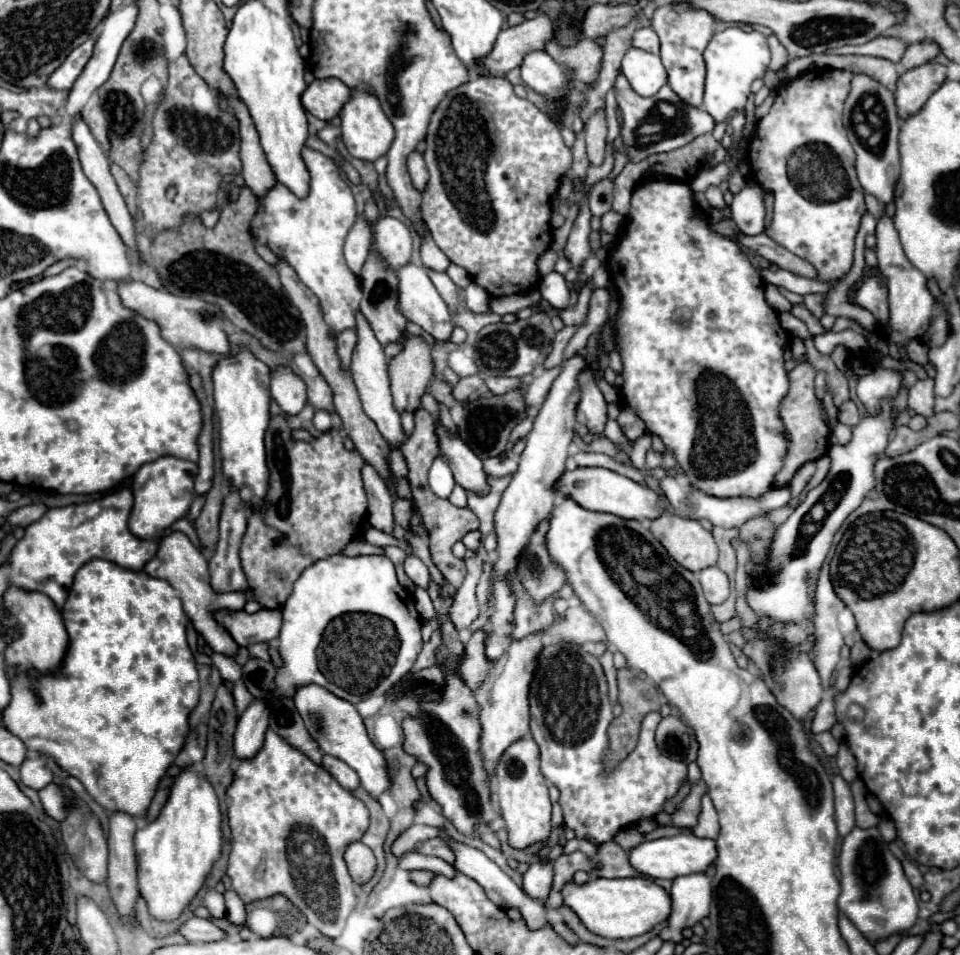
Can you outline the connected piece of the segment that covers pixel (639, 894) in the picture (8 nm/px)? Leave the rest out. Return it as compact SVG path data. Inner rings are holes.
M595 878L583 886L569 882L565 890L565 906L569 906L581 918L587 930L603 938L633 938L645 934L657 924L665 922L671 914L669 892L651 878Z

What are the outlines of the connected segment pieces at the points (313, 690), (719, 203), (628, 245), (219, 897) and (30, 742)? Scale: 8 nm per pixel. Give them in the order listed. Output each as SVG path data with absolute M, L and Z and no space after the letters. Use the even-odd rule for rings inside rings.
M315 684L299 688L293 700L295 700L295 706L297 706L309 734L319 742L321 750L325 754L333 754L335 758L341 758L345 764L349 764L357 772L357 776L361 780L361 788L365 788L371 798L379 800L379 796L389 790L389 774L387 774L387 766L385 766L385 756L381 754L381 750L375 748L371 738L367 736L363 718L359 716L355 706Z
M711 186L709 190L705 190L705 196L709 200L709 204L713 208L725 208L725 202L723 202L723 192L719 186Z
M647 178L637 186L633 192L631 210L627 214L627 232L623 234L621 242L613 246L609 254L609 272L611 278L621 294L621 312L619 312L619 354L623 360L623 388L621 398L627 408L631 408L643 422L649 434L659 436L667 450L673 452L677 464L689 478L691 486L715 496L715 498L733 498L733 496L761 496L773 488L773 478L783 466L783 458L787 454L787 434L785 426L779 416L779 404L785 398L789 390L789 378L785 370L785 350L789 344L789 334L785 330L785 336L781 334L779 314L767 304L765 300L765 282L759 276L759 272L753 268L749 258L743 254L743 248L723 234L717 234L709 228L709 222L699 212L699 208L693 202L693 190L685 182L669 182L665 178Z
M209 890L209 892L205 892L203 906L209 908L209 912L211 912L213 918L223 918L225 912L227 912L227 908L225 908L225 900L223 900L223 894L219 894L217 890Z
M91 560L87 562L75 576L73 588L69 592L69 598L65 602L65 608L61 612L65 628L69 632L71 644L69 652L63 660L63 666L53 672L53 674L19 674L11 678L11 702L3 712L3 724L7 730L11 730L15 736L19 736L29 750L35 750L43 756L53 756L59 768L63 768L67 774L75 776L81 780L89 796L103 806L107 812L125 812L133 818L145 818L145 810L149 808L149 802L153 800L159 780L165 776L167 768L173 764L175 756L185 744L185 738L189 734L189 714L199 702L199 676L195 672L195 656L187 644L187 616L181 606L179 594L169 586L169 582L153 578L149 574L133 572L133 570L123 570L113 562L107 560ZM35 688L39 692L41 702L35 700Z

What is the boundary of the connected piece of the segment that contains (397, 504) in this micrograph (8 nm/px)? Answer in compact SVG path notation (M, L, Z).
M397 498L395 502L393 502L393 514L395 514L395 520L397 520L397 524L401 524L403 528L407 528L409 530L409 518L411 518L411 514L413 514L413 502L409 502L409 500L405 500L405 498Z

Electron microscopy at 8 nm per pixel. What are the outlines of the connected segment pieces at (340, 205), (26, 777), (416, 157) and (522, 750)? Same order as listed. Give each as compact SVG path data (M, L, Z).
M311 148L303 150L303 158L311 172L309 196L299 200L285 186L275 184L261 200L261 208L251 222L251 234L293 266L299 280L317 296L323 320L331 334L337 336L355 326L355 310L361 300L359 278L349 270L343 258L343 242L357 218L357 210L351 188L339 176L335 160Z
M27 758L21 764L21 782L33 790L41 790L53 782L53 772L43 758Z
M413 152L407 160L407 166L409 166L409 174L411 174L415 190L425 192L425 182L429 180L429 174L427 174L427 166L423 162L423 156L419 152Z
M531 736L511 744L495 768L497 796L509 832L509 846L525 850L535 842L545 842L551 834L551 802L545 778L539 770L539 746Z

